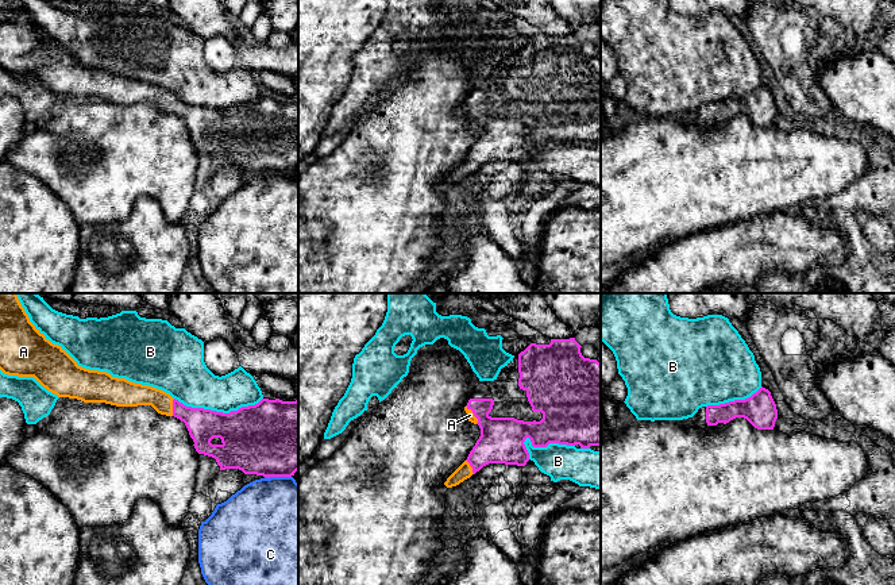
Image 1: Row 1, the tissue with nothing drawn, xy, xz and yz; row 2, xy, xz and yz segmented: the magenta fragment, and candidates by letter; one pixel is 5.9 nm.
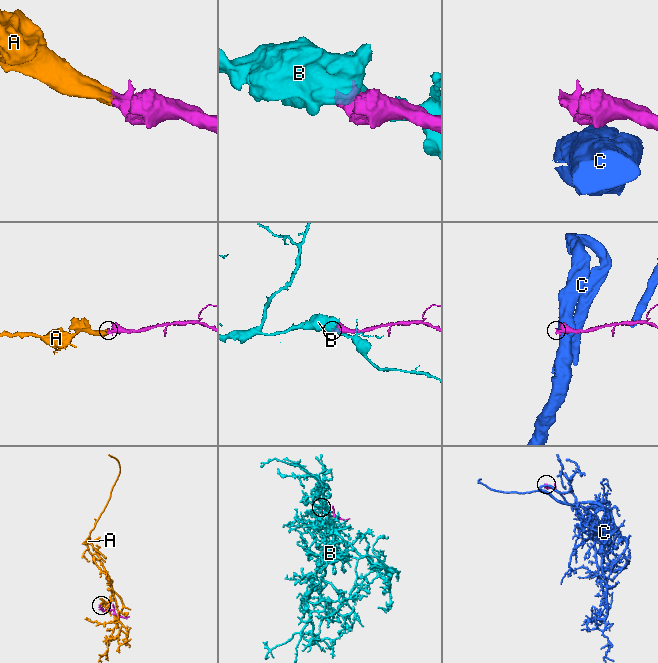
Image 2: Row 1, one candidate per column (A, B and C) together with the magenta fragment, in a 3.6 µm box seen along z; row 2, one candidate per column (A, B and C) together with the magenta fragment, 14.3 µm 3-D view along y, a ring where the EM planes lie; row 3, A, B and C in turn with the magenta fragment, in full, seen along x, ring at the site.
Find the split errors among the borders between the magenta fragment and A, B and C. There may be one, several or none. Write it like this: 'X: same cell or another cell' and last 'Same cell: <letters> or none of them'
A: same cell
B: another cell
C: another cell
Same cell: A

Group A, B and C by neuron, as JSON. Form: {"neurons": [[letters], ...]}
{"neurons": [["A"], ["B"], ["C"]]}

